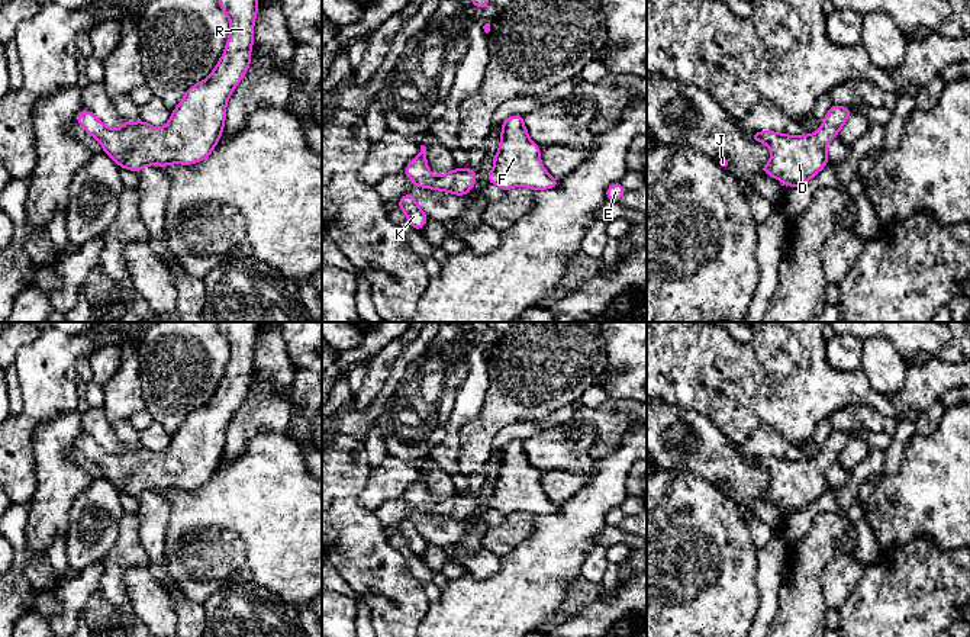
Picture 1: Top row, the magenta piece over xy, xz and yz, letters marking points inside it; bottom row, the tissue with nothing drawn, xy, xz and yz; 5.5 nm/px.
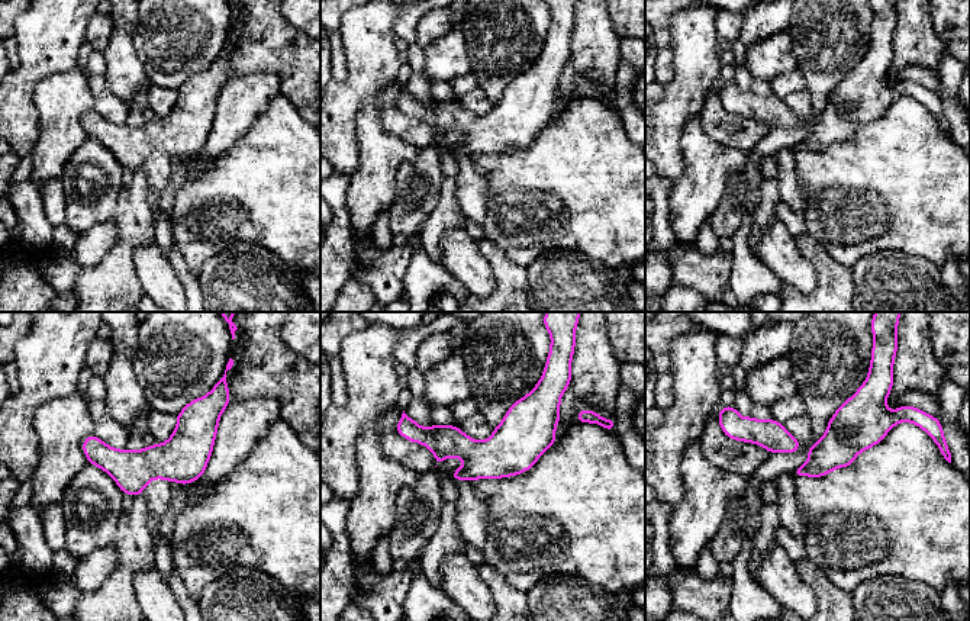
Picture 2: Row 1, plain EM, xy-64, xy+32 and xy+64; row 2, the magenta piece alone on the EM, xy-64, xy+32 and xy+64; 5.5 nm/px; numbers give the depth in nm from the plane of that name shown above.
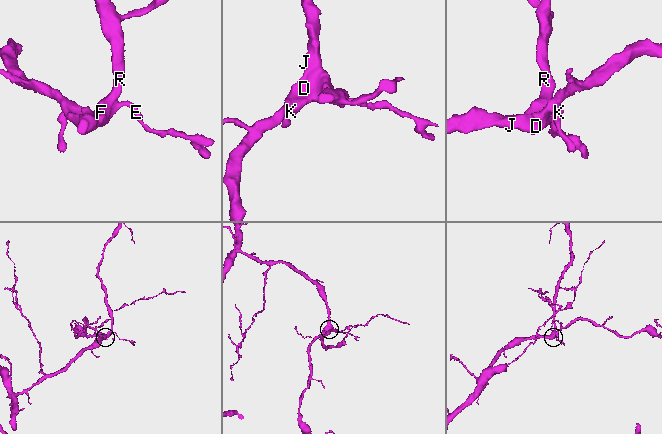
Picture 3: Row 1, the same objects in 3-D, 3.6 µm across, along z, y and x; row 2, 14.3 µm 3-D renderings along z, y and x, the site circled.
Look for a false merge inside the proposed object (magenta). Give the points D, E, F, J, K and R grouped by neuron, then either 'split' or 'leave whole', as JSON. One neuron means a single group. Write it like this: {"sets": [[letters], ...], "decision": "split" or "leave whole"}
{"sets": [["D", "E", "F", "J", "K", "R"]], "decision": "leave whole"}

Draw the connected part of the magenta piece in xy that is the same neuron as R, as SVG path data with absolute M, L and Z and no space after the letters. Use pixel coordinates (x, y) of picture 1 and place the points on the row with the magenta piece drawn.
M219 0L231 23L225 52L210 75L186 91L165 126L157 128L145 120L128 122L125 119L120 129L112 129L87 109L80 112L77 123L101 144L103 152L112 157L119 167L135 173L146 165L190 165L206 160L223 132L226 103L251 64L258 3L258 0Z

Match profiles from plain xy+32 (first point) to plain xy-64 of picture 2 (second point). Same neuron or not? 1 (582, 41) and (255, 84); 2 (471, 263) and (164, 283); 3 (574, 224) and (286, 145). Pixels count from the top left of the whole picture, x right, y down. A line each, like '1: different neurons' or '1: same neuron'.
1: same neuron
2: same neuron
3: same neuron

